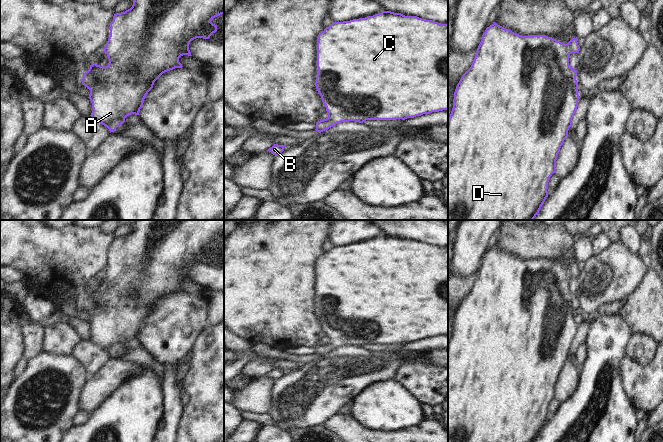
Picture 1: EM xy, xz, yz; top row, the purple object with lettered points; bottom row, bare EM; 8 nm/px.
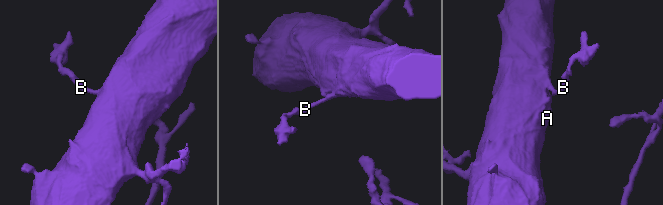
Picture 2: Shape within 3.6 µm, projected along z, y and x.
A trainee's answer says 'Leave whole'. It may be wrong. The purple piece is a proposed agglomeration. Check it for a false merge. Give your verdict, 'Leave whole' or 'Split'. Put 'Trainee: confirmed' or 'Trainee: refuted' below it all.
Leave whole.
Trainee: confirmed

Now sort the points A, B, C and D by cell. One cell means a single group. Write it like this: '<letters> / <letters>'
A B C D

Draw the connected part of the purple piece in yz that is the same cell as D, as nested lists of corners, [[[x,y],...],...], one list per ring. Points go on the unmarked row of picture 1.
[[[495,246],[486,252],[477,272],[471,291],[462,299],[456,310],[453,332],[448,342],[448,442],[535,442],[548,421],[548,406],[556,397],[556,384],[568,354],[572,351],[572,342],[578,331],[577,294],[569,289],[571,277],[579,277],[578,262],[572,262],[567,268],[545,259],[522,260]]]

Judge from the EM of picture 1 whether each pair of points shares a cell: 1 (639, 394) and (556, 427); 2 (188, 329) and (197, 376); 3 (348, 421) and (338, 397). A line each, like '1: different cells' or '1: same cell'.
1: different cells
2: different cells
3: different cells

